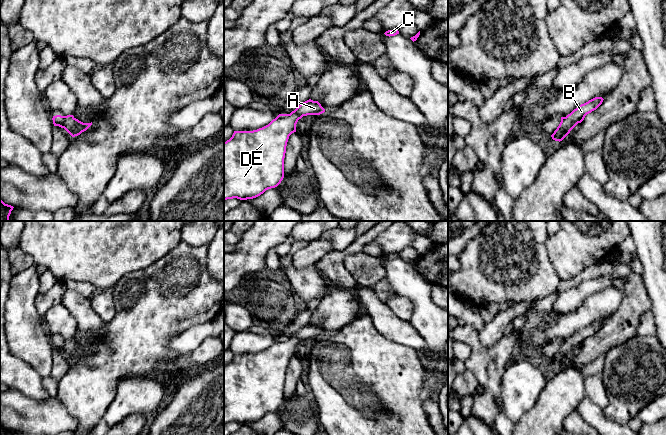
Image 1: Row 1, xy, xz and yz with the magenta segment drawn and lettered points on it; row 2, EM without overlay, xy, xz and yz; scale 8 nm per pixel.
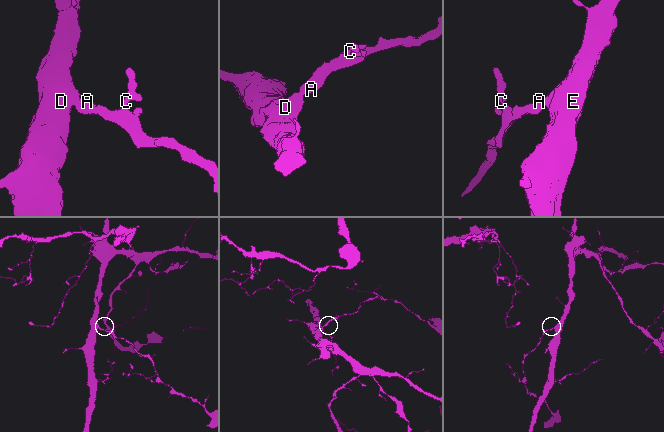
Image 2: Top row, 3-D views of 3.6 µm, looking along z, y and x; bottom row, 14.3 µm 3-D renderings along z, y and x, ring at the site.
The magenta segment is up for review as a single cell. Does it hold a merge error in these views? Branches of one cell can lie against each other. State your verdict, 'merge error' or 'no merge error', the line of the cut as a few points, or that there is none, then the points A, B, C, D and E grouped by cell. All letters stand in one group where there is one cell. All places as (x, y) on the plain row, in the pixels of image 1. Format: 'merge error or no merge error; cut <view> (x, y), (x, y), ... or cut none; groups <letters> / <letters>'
no merge error; cut none; groups A B C D E

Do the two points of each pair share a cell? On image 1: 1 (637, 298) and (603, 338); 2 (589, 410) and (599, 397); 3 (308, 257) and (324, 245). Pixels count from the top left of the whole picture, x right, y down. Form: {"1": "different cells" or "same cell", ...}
{"1": "same cell", "2": "different cells", "3": "same cell"}

